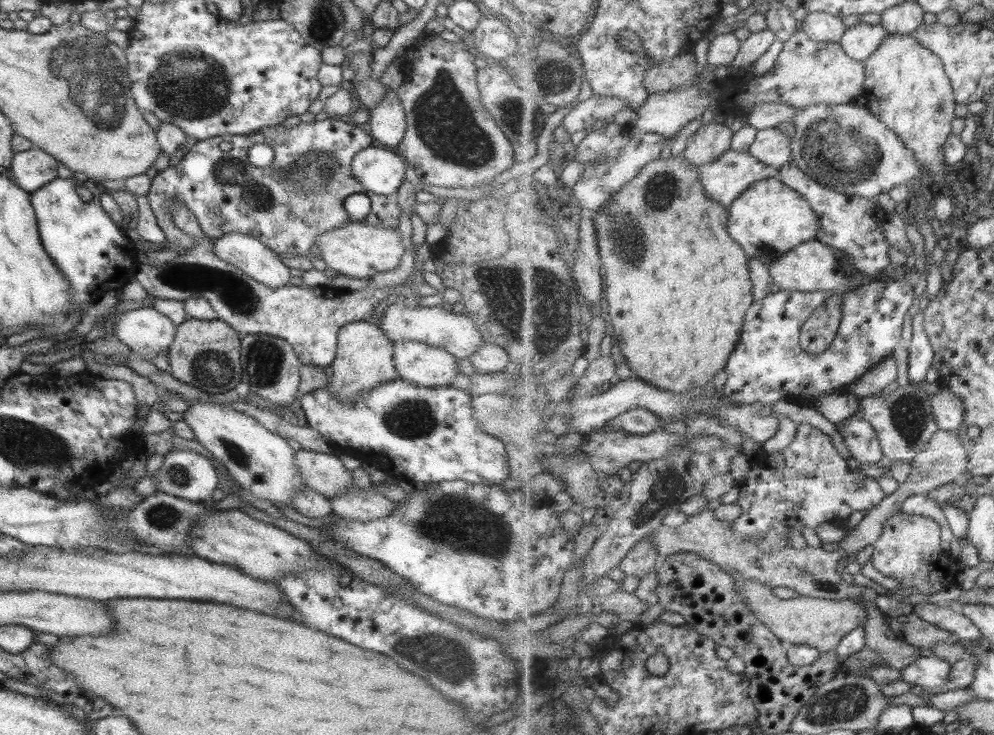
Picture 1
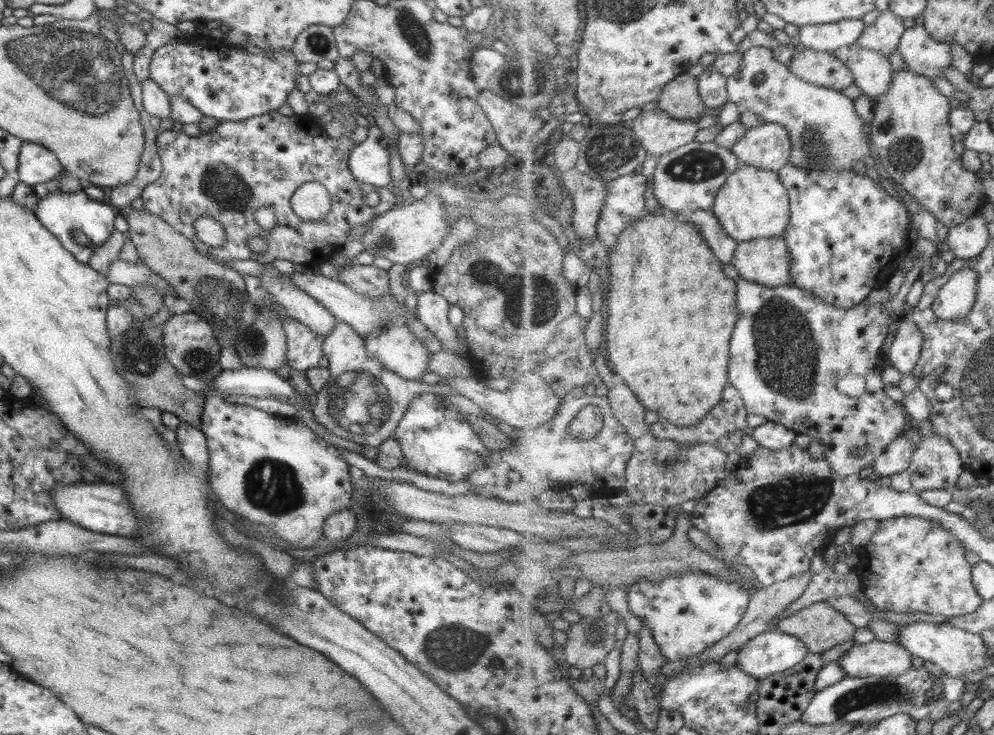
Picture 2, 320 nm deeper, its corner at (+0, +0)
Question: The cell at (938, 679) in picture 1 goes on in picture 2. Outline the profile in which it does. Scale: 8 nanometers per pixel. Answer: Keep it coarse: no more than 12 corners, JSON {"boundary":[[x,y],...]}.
{"boundary":[[899,642],[853,645],[838,663],[848,677],[901,676],[913,656]]}

